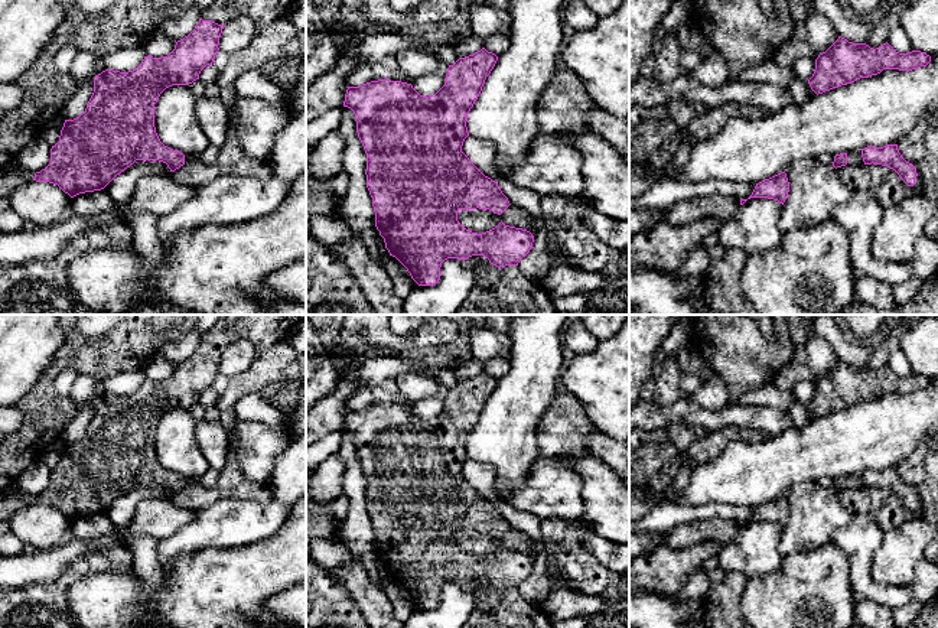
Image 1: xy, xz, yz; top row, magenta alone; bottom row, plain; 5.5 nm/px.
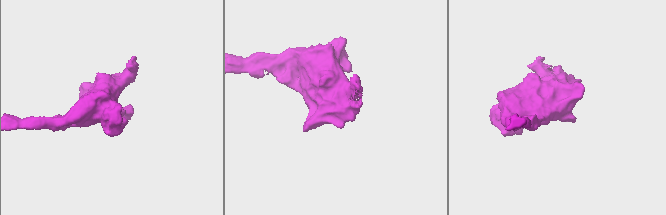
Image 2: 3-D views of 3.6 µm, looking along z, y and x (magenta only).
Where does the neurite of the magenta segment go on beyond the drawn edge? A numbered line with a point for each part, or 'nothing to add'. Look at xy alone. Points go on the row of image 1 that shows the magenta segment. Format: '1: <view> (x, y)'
1: xy (261, 12)

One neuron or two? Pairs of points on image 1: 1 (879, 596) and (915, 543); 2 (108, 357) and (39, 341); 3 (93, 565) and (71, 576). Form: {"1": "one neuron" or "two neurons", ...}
{"1": "two neurons", "2": "two neurons", "3": "one neuron"}

